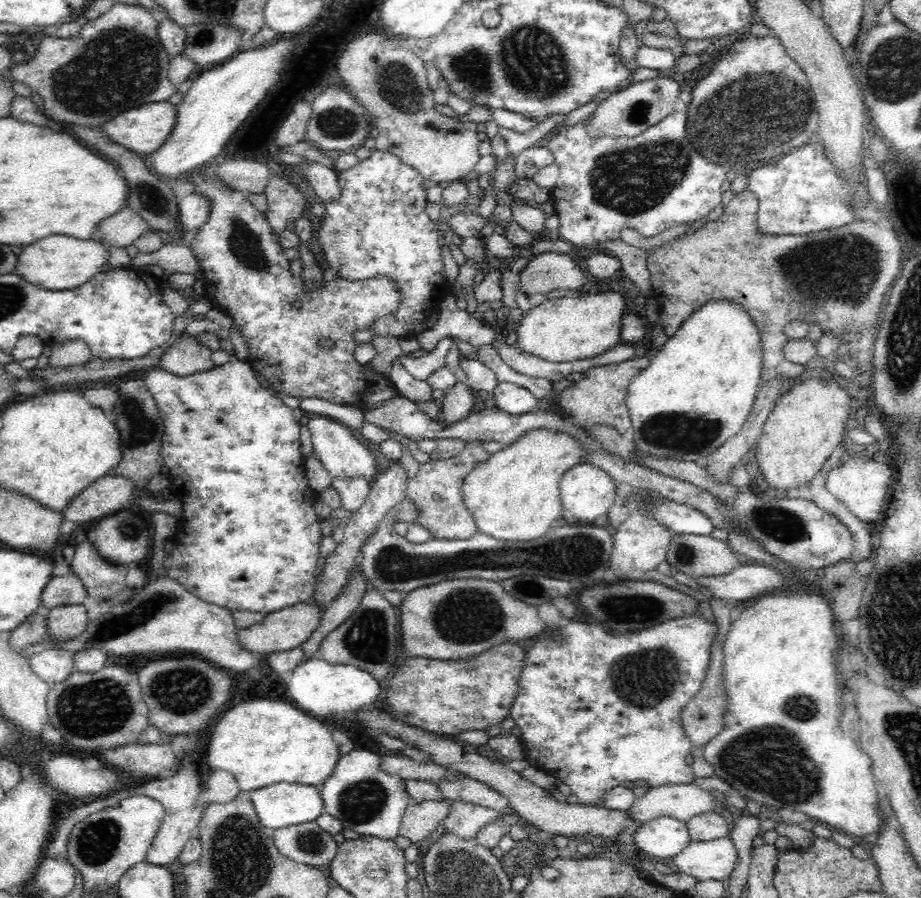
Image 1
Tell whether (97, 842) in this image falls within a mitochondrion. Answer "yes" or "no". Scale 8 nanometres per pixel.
yes

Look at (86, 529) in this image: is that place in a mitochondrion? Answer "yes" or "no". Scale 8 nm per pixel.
no

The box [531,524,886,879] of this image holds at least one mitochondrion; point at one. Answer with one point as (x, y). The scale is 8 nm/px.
(770, 760)

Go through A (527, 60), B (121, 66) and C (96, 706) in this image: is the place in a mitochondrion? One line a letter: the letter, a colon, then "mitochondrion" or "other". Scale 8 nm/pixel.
A: mitochondrion
B: mitochondrion
C: mitochondrion

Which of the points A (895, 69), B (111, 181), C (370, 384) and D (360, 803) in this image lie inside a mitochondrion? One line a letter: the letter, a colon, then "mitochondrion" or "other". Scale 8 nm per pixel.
A: mitochondrion
B: other
C: other
D: mitochondrion

